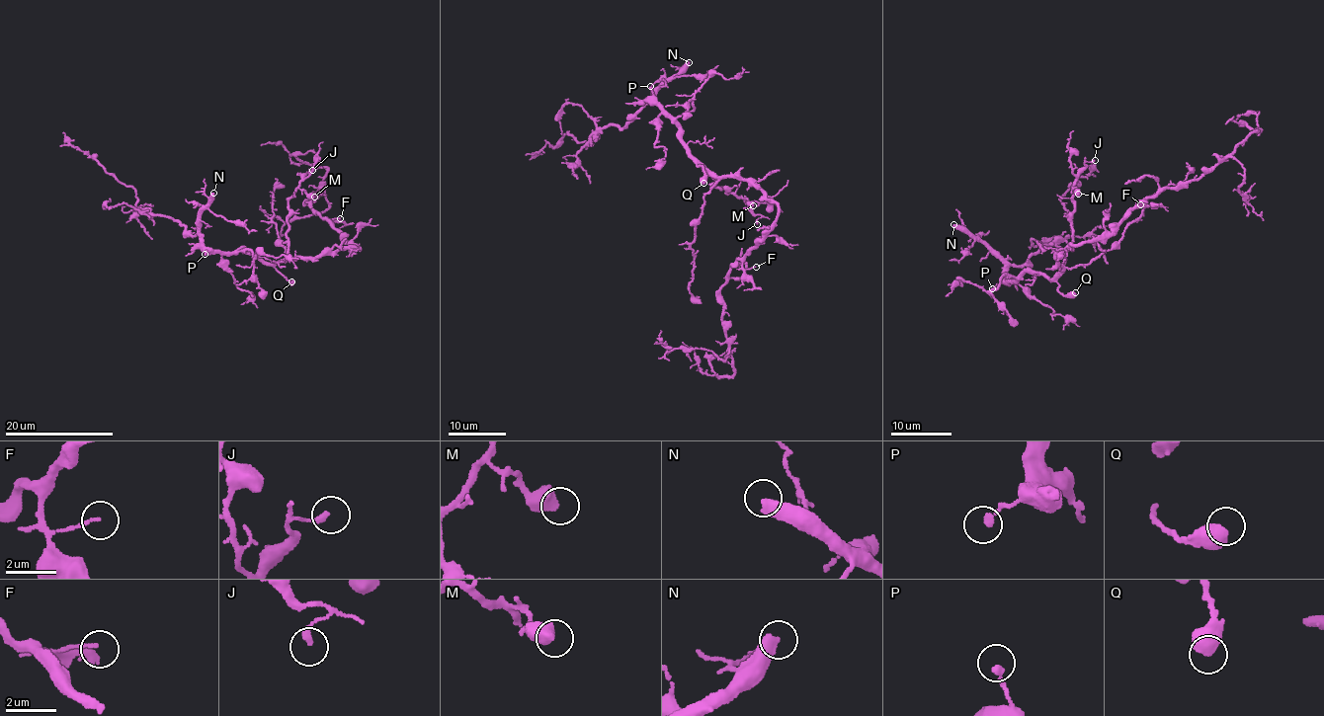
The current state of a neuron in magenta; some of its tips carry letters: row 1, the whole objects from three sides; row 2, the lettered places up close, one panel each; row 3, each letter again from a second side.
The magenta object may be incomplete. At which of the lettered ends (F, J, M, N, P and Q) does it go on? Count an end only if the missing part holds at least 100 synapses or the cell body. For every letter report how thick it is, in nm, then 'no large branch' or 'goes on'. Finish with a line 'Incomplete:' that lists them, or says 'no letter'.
F: calibre 100 nm; no large branch
J: calibre 220 nm; no large branch
M: calibre 600 nm; no large branch
N: calibre 440 nm; goes on
P: calibre 200 nm; no large branch
Q: calibre 600 nm; no large branch
Incomplete: N

